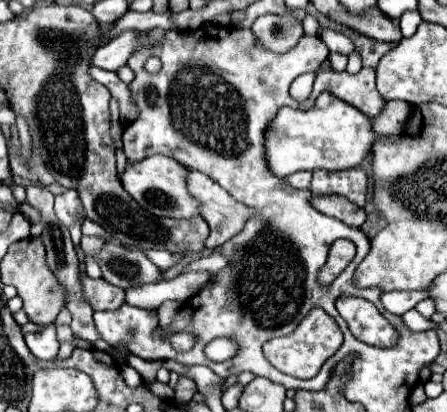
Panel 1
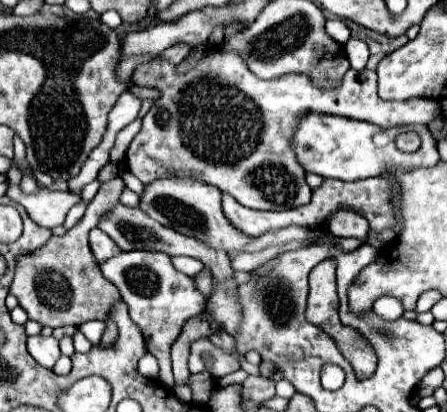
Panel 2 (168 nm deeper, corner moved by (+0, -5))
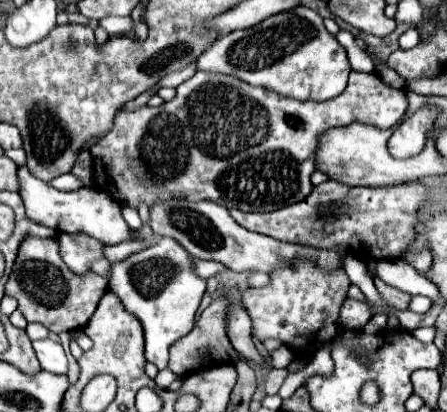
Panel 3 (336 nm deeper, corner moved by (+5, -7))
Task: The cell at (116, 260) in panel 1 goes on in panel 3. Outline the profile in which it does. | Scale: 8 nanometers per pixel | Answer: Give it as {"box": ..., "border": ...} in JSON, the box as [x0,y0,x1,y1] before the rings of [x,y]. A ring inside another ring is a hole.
{"box":[110,237,206,369],"border":[[[162,237],[160,243],[112,265],[110,291],[114,291],[124,307],[142,321],[146,359],[158,369],[166,369],[168,349],[194,327],[194,315],[206,291],[206,279],[194,273],[194,257],[178,241]]]}

